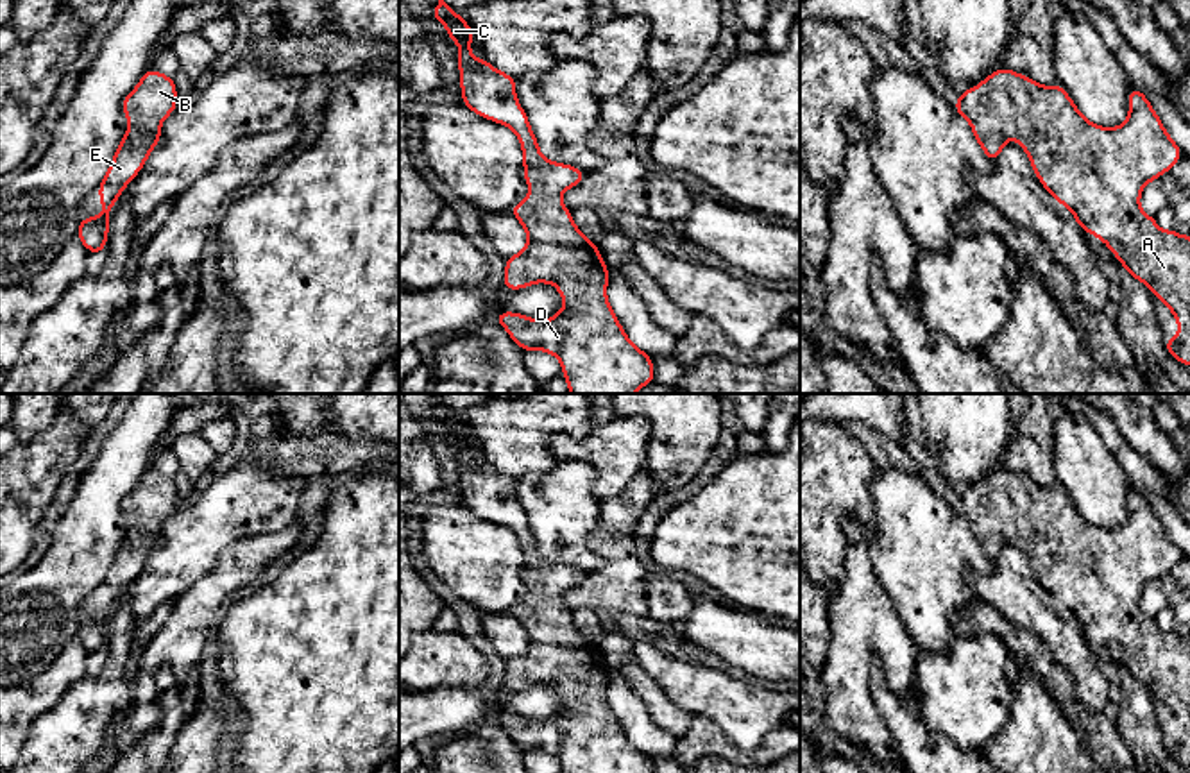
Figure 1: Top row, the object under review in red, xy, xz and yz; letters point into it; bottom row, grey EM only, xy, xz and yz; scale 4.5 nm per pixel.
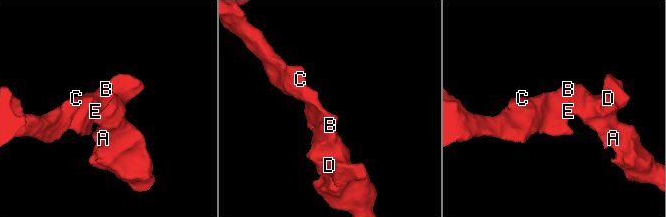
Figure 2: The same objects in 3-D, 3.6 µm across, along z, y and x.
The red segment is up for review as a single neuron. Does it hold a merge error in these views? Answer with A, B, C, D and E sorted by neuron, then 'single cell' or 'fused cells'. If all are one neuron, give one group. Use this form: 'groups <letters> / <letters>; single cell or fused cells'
groups A B C D E; single cell

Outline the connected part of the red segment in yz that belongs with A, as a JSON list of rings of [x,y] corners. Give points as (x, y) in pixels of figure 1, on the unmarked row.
[[[1007,469],[995,471],[973,490],[961,492],[954,505],[965,517],[986,558],[995,564],[1009,537],[1027,553],[1031,567],[1054,603],[1067,607],[1075,624],[1101,639],[1131,680],[1143,682],[1176,718],[1179,737],[1163,743],[1183,766],[1190,766],[1190,637],[1161,632],[1156,619],[1140,610],[1142,589],[1167,574],[1181,549],[1165,531],[1147,497],[1129,488],[1129,517],[1113,530],[1088,522],[1061,485],[1040,487]]]

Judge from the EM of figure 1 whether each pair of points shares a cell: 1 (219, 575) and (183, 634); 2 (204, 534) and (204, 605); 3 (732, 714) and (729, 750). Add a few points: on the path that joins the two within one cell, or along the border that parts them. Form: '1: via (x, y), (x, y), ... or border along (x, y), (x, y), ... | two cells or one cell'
1: via (213, 589), (192, 620) | one cell
2: border along (231, 543), (217, 562), (174, 603) | two cells
3: border along (696, 714), (711, 720), (747, 752), (772, 732) | two cells

